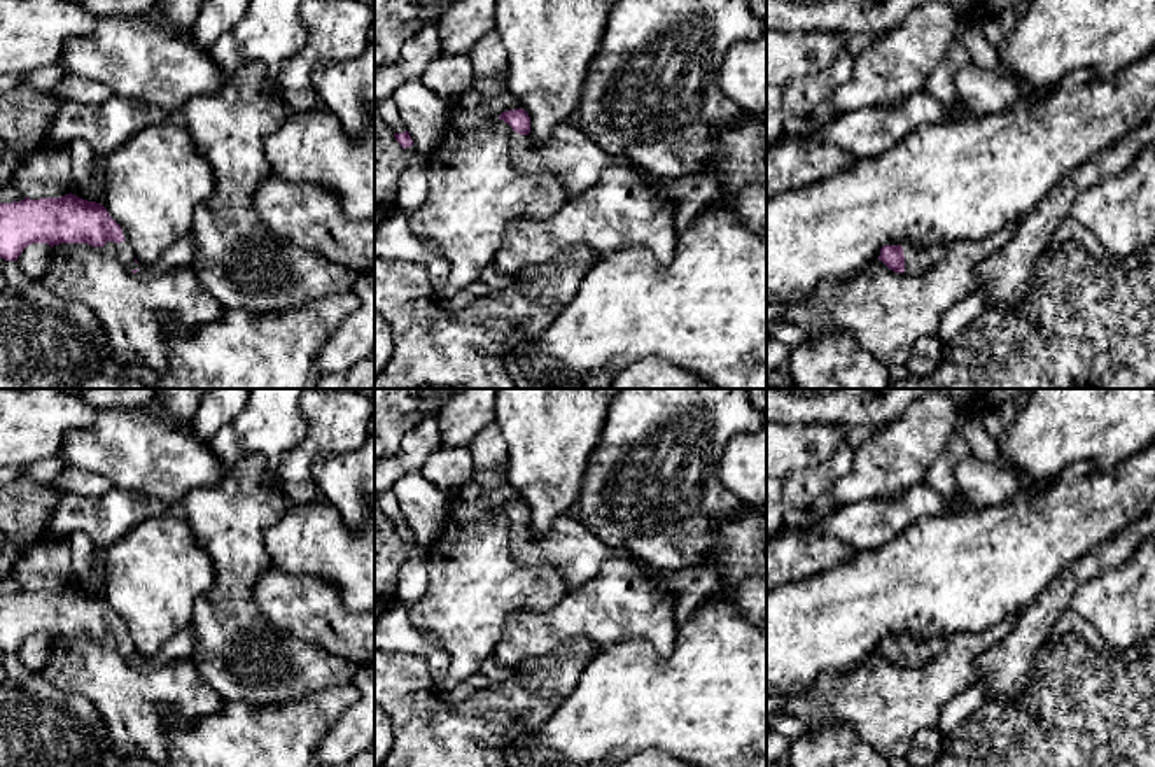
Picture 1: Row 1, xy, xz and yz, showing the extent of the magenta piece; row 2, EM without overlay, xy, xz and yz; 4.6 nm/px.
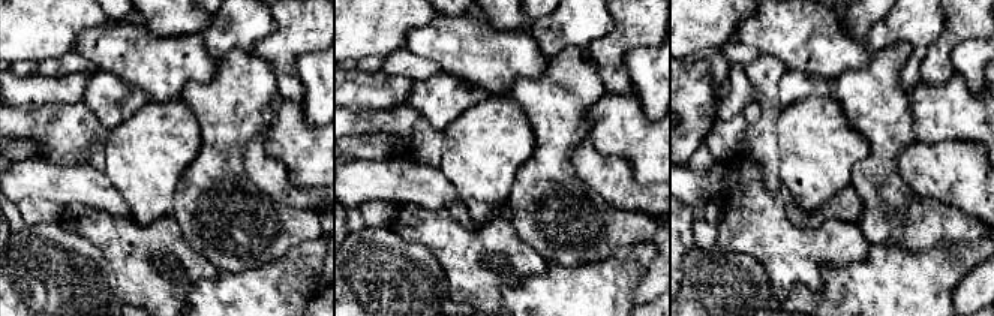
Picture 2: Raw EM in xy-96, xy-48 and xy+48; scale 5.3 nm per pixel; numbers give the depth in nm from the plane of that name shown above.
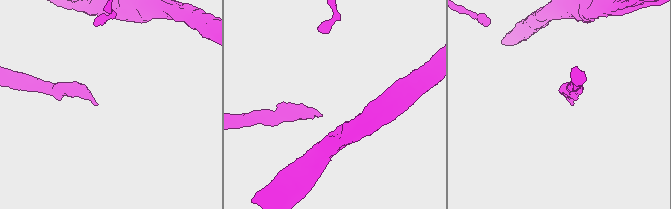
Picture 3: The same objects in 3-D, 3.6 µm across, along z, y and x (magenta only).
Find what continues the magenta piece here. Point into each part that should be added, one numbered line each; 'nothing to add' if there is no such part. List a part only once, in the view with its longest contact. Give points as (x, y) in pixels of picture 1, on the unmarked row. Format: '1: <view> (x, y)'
1: yz (919, 652)

